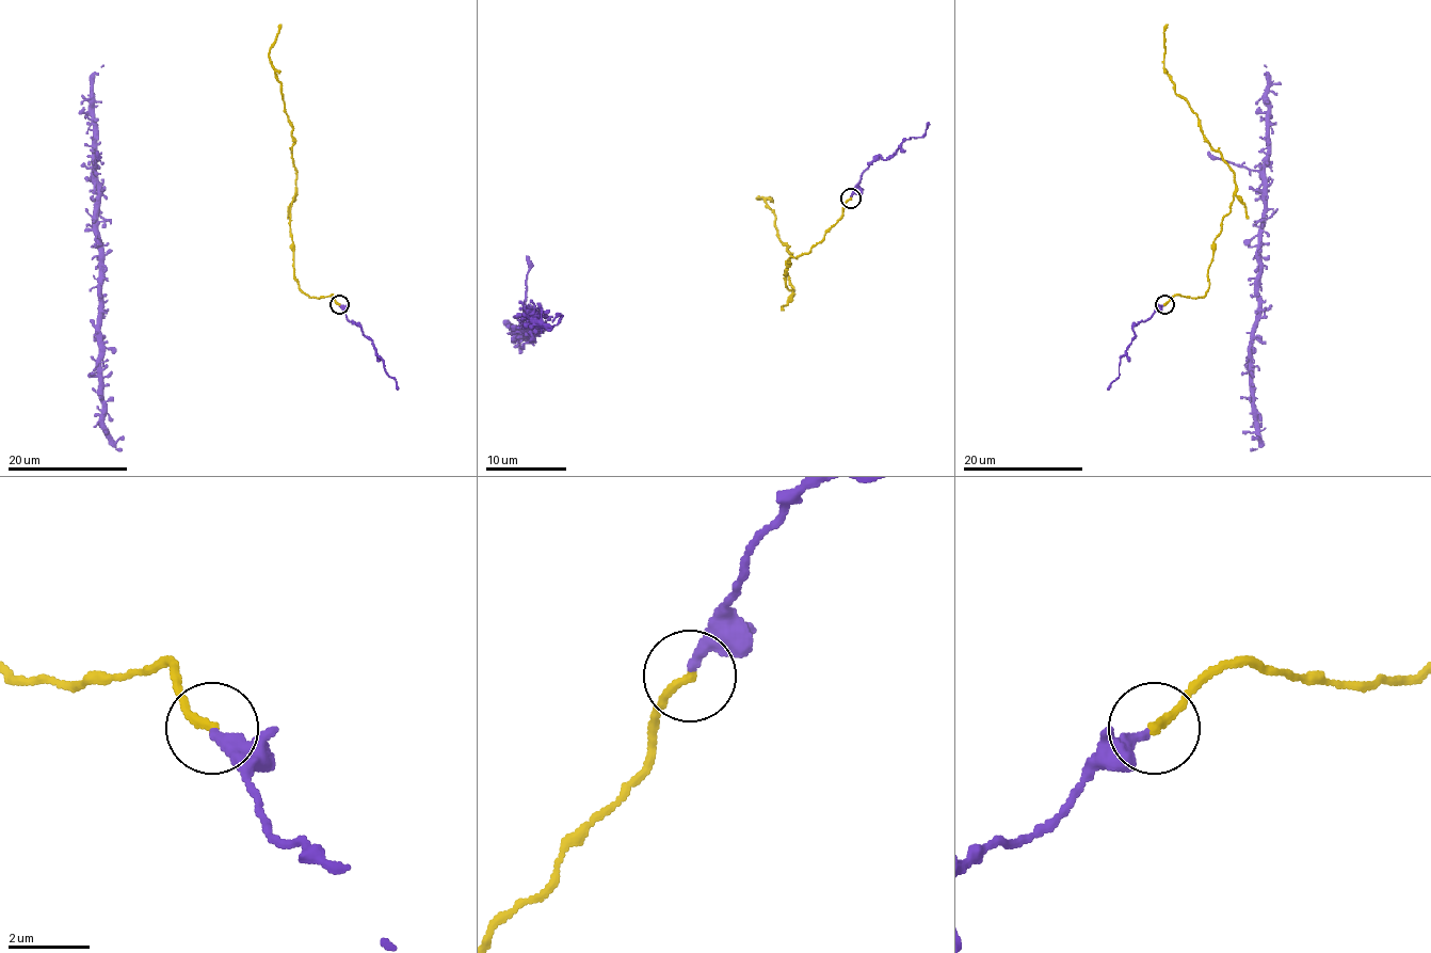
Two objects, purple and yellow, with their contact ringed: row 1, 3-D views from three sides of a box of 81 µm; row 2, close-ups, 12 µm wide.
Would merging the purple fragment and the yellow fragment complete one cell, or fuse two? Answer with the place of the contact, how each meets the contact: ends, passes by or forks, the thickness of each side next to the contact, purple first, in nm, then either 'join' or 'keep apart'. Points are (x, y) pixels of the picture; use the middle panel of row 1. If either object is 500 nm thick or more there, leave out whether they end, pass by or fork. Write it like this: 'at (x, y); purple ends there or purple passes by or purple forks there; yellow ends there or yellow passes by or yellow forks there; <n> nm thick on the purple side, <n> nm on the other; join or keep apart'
at (850, 199); purple ends there; yellow ends there; 280 nm thick on the purple side, 220 nm on the other; join

